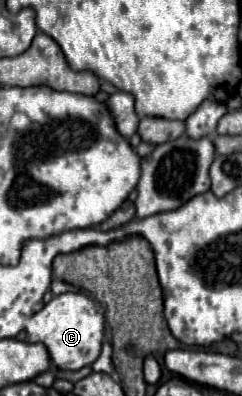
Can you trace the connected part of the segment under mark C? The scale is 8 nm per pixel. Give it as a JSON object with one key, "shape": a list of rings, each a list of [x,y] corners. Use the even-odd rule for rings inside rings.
{"shape":[[[62,293],[56,295],[50,303],[44,305],[38,313],[34,313],[26,321],[26,333],[30,343],[44,343],[50,359],[58,369],[78,371],[86,365],[92,365],[102,349],[104,337],[104,321],[100,313],[96,313],[94,303],[84,293]]]}

